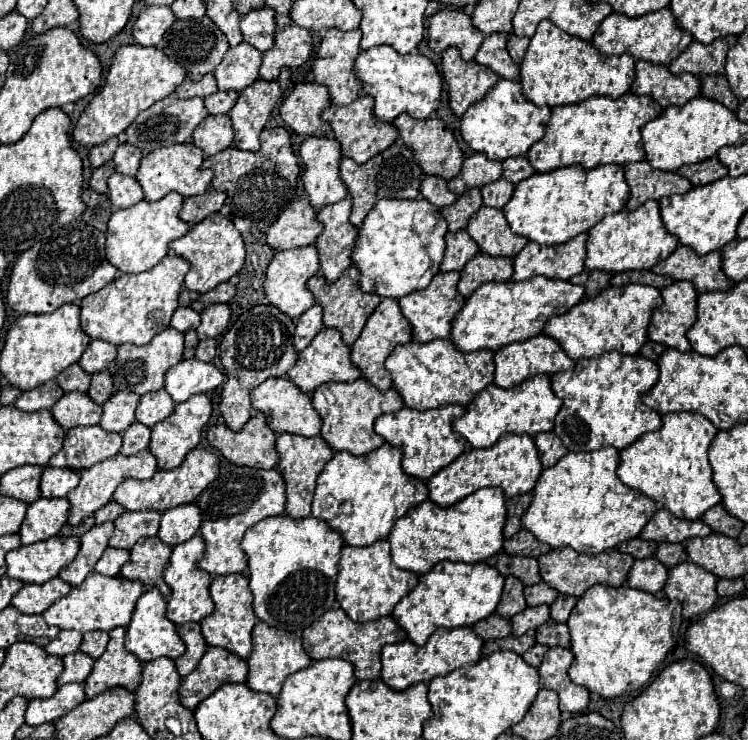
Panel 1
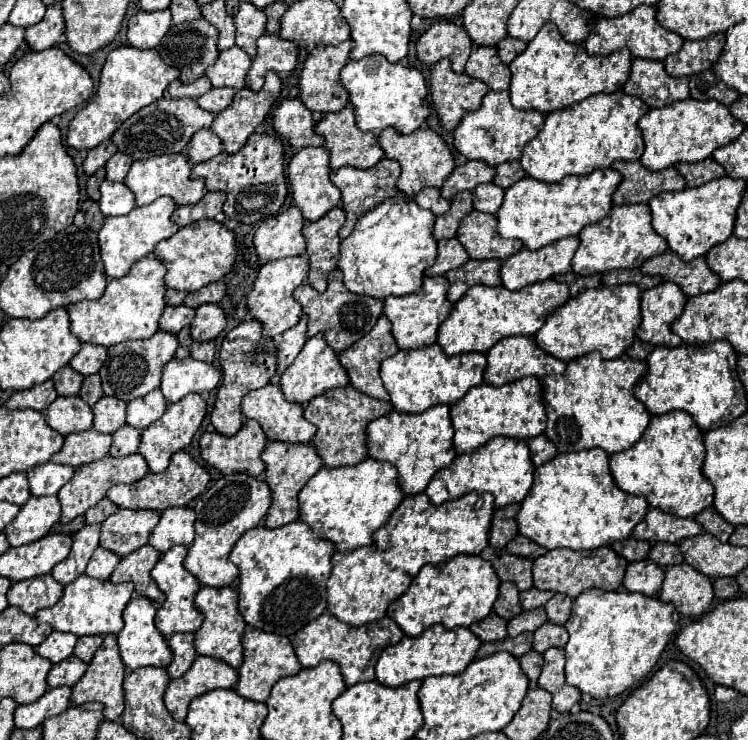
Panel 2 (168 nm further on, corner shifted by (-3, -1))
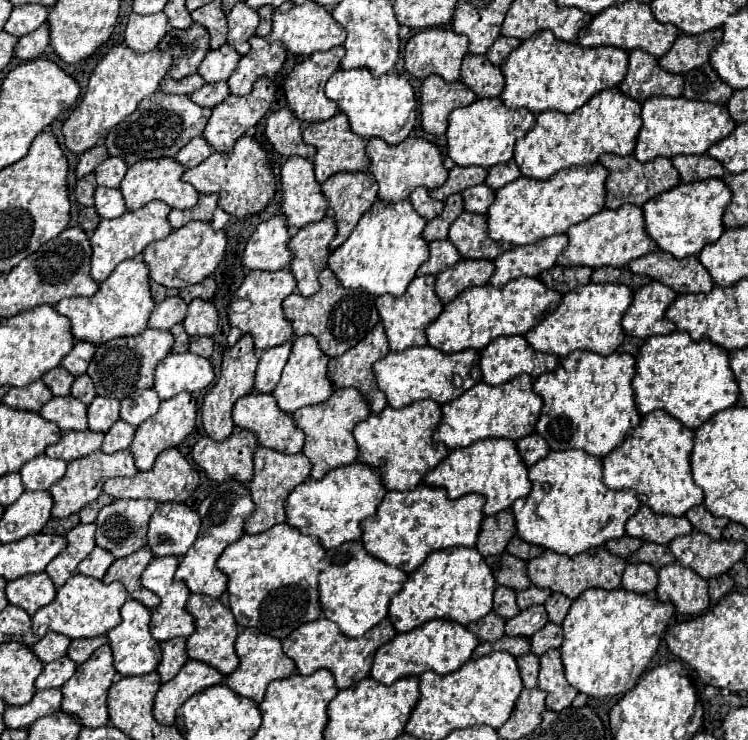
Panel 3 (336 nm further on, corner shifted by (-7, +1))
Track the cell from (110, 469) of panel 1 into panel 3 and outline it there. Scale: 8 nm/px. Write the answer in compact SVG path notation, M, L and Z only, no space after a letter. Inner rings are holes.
M121 450L115 454L103 454L103 452L91 452L89 456L83 456L79 460L71 460L67 464L67 472L59 482L55 482L53 488L49 488L49 494L53 498L53 510L51 516L55 518L67 518L73 512L79 512L85 504L97 500L101 494L101 488L107 478L113 476L135 476L137 468L133 462L133 456L129 450Z

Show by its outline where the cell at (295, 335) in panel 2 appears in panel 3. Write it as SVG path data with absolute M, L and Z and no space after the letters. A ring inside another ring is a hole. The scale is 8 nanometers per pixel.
M291 342L283 346L275 346L261 354L257 370L255 370L255 386L253 386L257 392L269 394L275 388L275 384L281 378L281 370L287 362L289 352L291 352Z

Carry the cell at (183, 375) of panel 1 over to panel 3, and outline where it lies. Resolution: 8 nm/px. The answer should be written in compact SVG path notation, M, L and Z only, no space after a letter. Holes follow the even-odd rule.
M193 352L167 354L155 368L153 388L161 400L173 398L179 392L197 392L213 384L215 372L207 358Z

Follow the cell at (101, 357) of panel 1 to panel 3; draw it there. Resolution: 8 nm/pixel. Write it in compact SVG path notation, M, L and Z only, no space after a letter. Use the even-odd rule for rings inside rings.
M75 342L73 350L61 360L61 366L67 368L73 376L85 374L87 364L91 362L91 356L95 354L95 344L87 344L87 342Z

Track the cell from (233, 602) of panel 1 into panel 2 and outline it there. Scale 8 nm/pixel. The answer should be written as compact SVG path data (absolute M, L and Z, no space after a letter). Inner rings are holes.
M201 586L197 598L195 598L197 608L205 614L203 626L195 632L195 648L197 654L203 656L215 656L223 662L227 662L233 668L239 668L243 664L243 646L241 638L245 634L247 624L243 622L243 616L239 614L239 594L231 586L223 588L213 588L213 586Z

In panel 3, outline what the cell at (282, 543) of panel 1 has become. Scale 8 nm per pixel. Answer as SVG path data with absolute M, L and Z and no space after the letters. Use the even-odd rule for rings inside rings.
M277 524L271 530L261 534L243 534L235 544L227 546L215 566L227 574L227 592L229 592L229 608L239 626L257 628L259 632L285 640L295 628L305 622L311 622L321 616L319 608L319 592L317 592L317 564L323 560L325 550L315 540L315 536L305 536L295 532L289 524Z

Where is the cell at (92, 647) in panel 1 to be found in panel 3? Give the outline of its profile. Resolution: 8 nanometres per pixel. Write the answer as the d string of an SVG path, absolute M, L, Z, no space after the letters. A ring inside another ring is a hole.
M95 636L95 638L79 638L79 640L71 640L69 648L67 648L67 656L75 662L75 664L83 664L99 646L107 644L107 636Z

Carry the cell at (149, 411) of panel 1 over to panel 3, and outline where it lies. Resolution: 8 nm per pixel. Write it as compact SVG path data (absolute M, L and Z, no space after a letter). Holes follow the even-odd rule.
M153 388L143 390L143 392L135 392L133 396L129 396L121 402L119 416L121 416L121 420L127 418L125 422L131 426L139 426L141 422L145 422L145 418L151 418L159 410L159 404L161 404L161 400ZM135 418L139 418L139 420L135 420Z

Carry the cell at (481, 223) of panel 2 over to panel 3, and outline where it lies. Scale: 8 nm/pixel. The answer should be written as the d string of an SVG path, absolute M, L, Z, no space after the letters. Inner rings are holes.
M463 212L449 228L449 240L457 248L461 258L469 260L495 260L503 252L503 246L487 236L487 220L481 214Z

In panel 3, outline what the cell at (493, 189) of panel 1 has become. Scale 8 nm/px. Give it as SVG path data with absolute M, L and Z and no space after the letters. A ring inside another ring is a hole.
M485 184L471 186L471 188L463 190L461 196L463 196L463 208L473 214L487 214L489 206L495 200L495 192L491 188L487 188Z

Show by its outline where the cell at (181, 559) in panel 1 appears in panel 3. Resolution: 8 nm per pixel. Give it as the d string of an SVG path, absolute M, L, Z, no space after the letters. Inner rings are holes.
M175 556L153 558L149 562L149 566L145 568L145 572L141 574L143 588L151 590L153 594L157 594L161 598L161 604L151 610L151 624L149 624L149 632L157 642L165 642L165 640L171 640L171 638L187 638L195 630L195 624L191 624L191 616L187 616L187 612L183 612L183 604L187 602L189 592L187 592L187 586L183 582L173 580L175 568L177 568Z

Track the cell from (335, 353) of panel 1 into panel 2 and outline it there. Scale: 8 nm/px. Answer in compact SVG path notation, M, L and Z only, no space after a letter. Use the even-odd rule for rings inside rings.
M315 334L313 338L309 338L303 350L299 352L299 356L295 358L295 362L279 376L279 386L285 398L291 402L299 402L299 404L307 404L311 398L323 394L325 390L347 386L347 384L349 384L347 370L341 366L337 352L327 344L323 334Z

